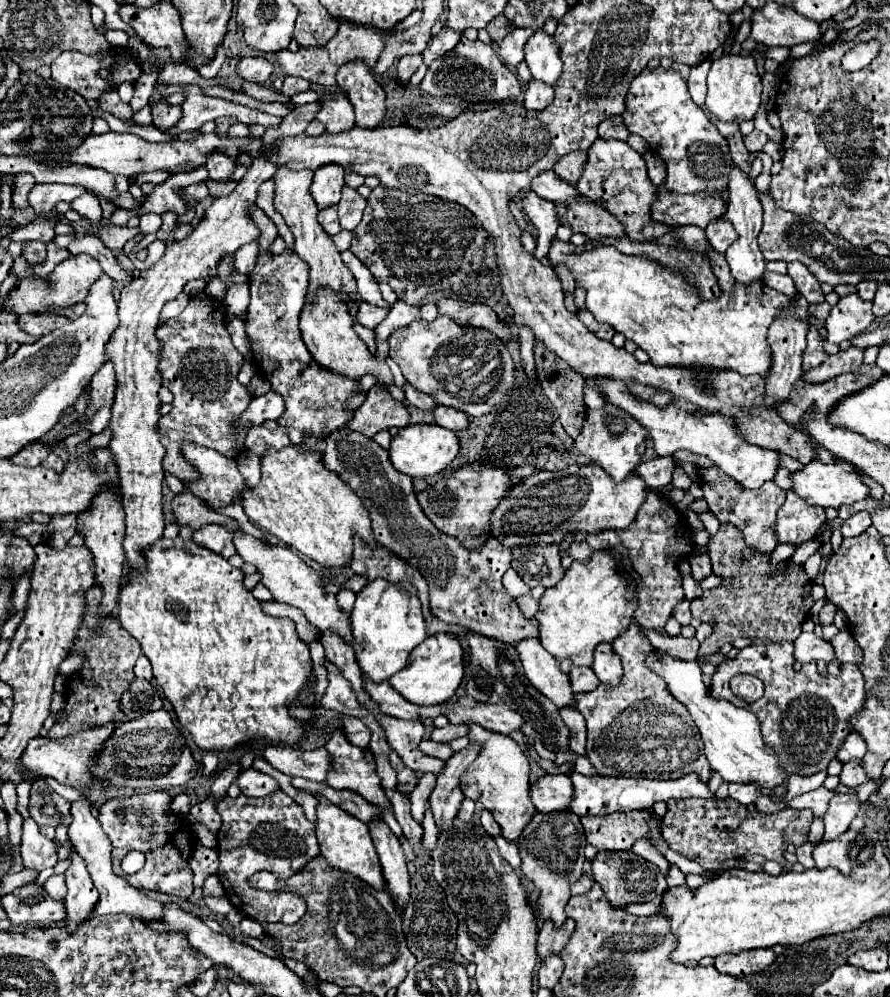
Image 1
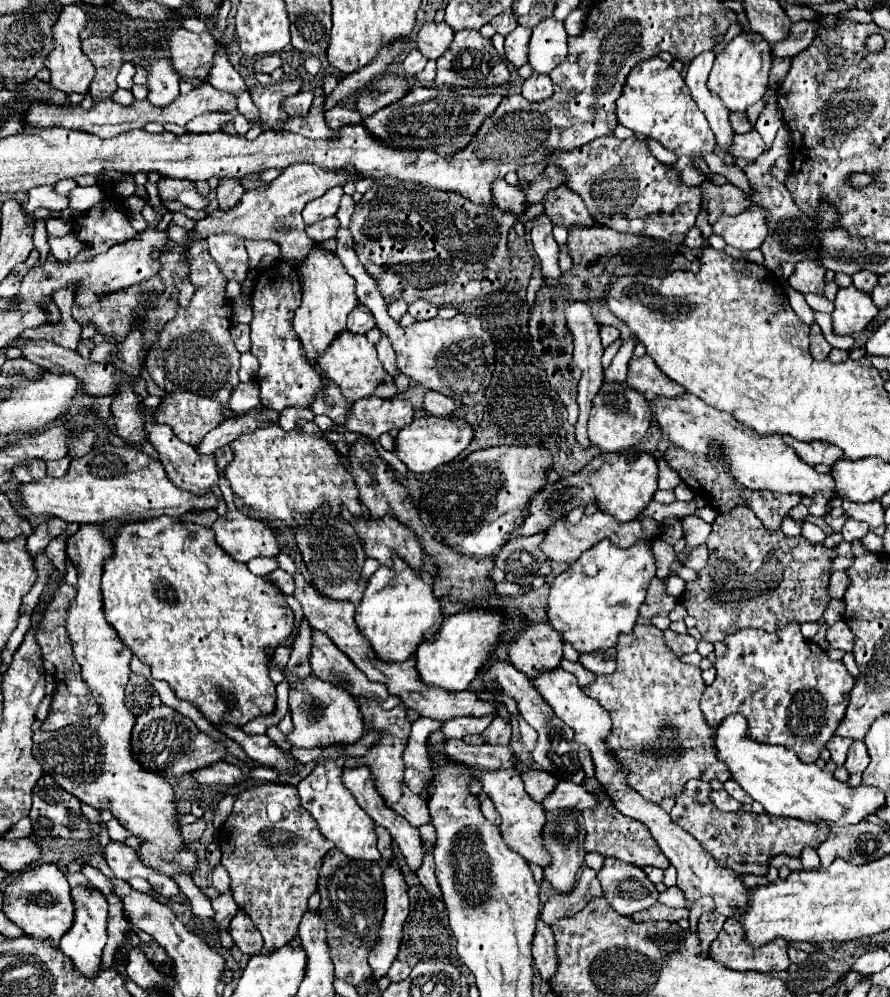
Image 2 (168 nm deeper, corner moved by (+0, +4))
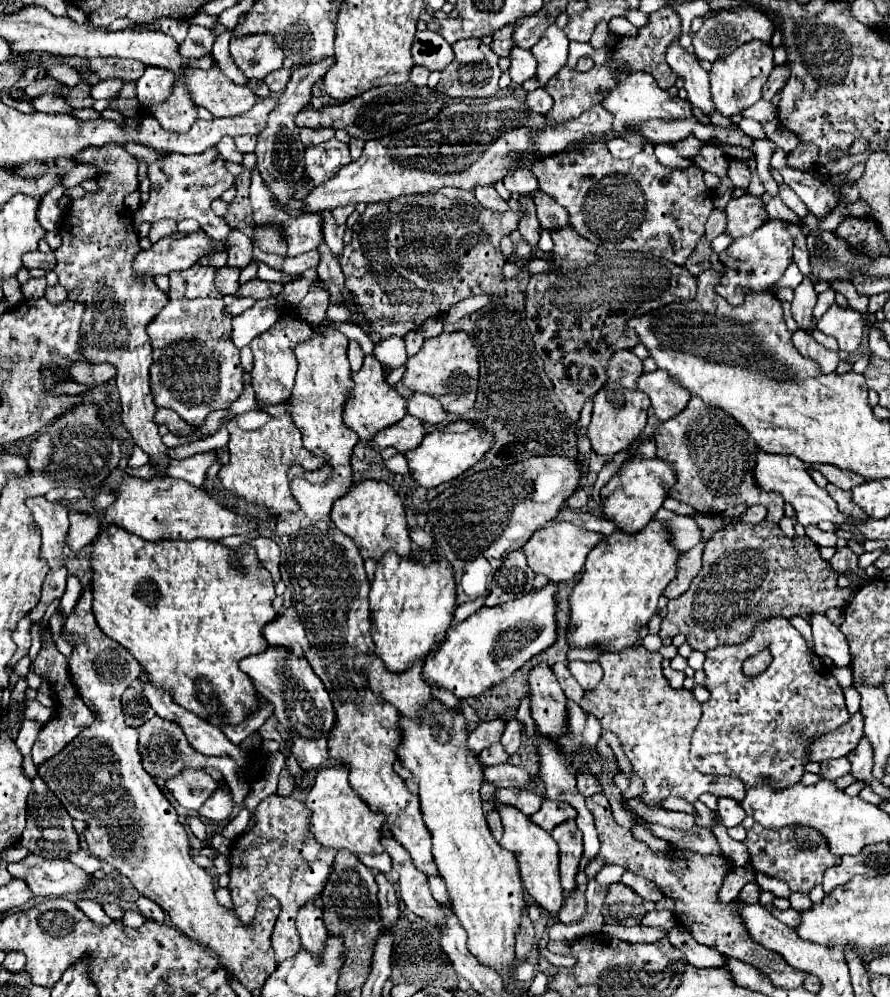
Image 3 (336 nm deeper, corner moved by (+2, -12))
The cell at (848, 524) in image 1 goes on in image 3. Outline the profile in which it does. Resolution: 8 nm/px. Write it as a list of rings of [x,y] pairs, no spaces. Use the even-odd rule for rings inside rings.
[[[845,546],[845,548],[837,550],[835,556],[831,558],[831,568],[835,572],[845,572],[845,570],[855,570],[857,572],[857,558],[859,556],[849,546]]]

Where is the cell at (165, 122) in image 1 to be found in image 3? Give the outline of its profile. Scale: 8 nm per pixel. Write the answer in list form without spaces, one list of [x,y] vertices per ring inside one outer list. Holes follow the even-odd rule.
[[[145,68],[137,84],[137,100],[143,110],[149,108],[149,102],[163,102],[171,96],[171,88],[177,80],[177,74],[167,68]]]

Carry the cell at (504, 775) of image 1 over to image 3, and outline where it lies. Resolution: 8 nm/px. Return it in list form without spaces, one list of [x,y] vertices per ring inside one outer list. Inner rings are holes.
[[[497,804],[497,812],[501,816],[503,830],[505,830],[499,844],[517,856],[525,890],[547,912],[559,912],[559,908],[563,906],[563,888],[559,884],[559,848],[555,844],[555,840],[551,838],[551,834],[543,832],[543,828],[539,828],[535,822],[531,822],[531,818],[525,816],[523,812],[519,812],[517,808]]]

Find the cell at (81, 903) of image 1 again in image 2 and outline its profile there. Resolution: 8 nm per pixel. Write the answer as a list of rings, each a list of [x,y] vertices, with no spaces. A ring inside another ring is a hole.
[[[73,888],[71,890],[75,900],[75,922],[73,930],[61,938],[61,952],[73,962],[73,968],[81,972],[85,978],[93,978],[99,972],[103,948],[107,944],[107,900],[99,890],[87,890],[87,888]]]

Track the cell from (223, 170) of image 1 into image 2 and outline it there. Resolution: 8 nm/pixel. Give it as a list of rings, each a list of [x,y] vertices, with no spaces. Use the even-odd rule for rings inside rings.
[[[221,180],[219,188],[215,190],[217,192],[217,200],[219,200],[219,208],[221,210],[231,210],[233,206],[239,204],[241,200],[241,194],[243,194],[243,188],[239,186],[239,180]]]

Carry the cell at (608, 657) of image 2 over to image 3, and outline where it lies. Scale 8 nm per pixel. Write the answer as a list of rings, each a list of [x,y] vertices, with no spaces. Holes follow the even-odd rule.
[[[569,662],[567,668],[583,690],[591,690],[603,680],[603,668],[599,662]]]

